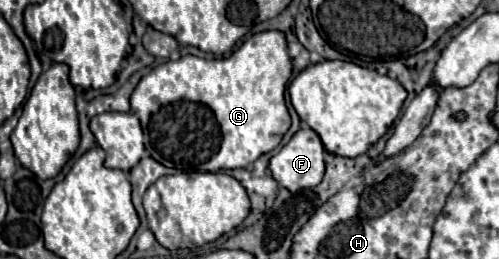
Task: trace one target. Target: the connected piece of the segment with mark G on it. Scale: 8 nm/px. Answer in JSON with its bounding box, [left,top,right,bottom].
[132,30,292,172]

